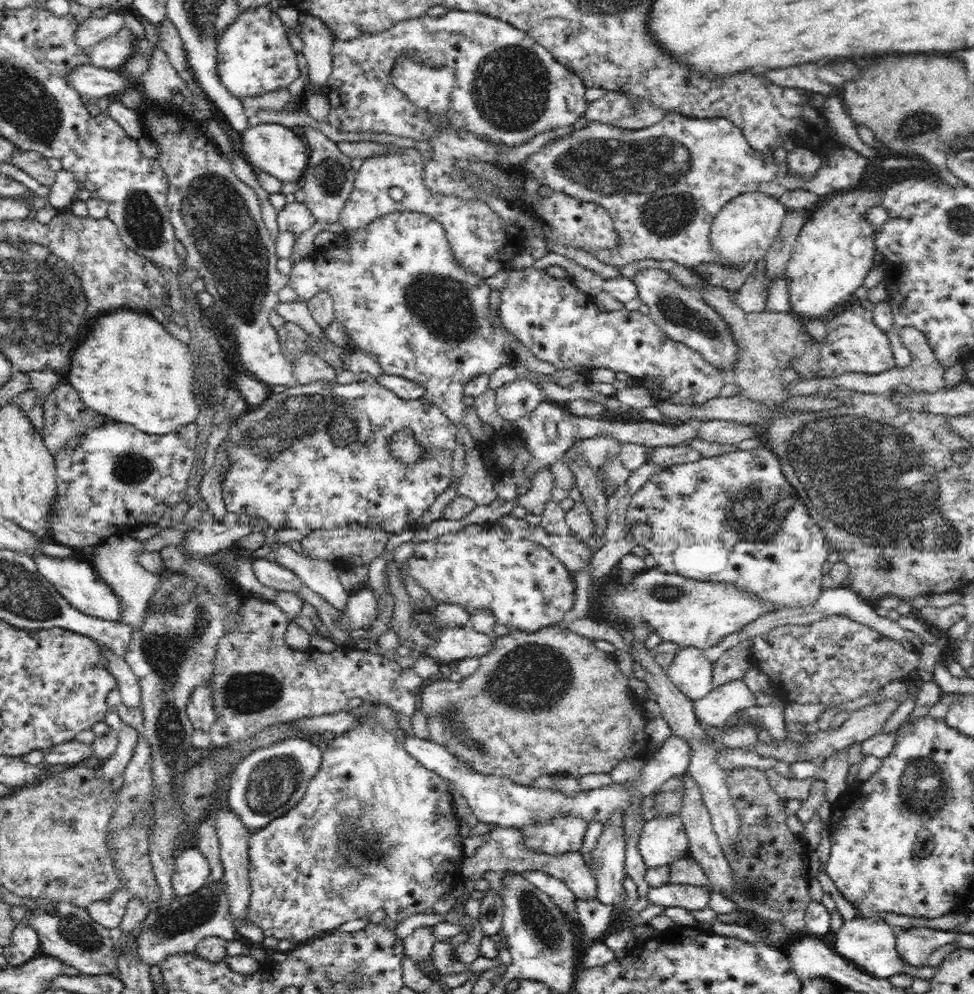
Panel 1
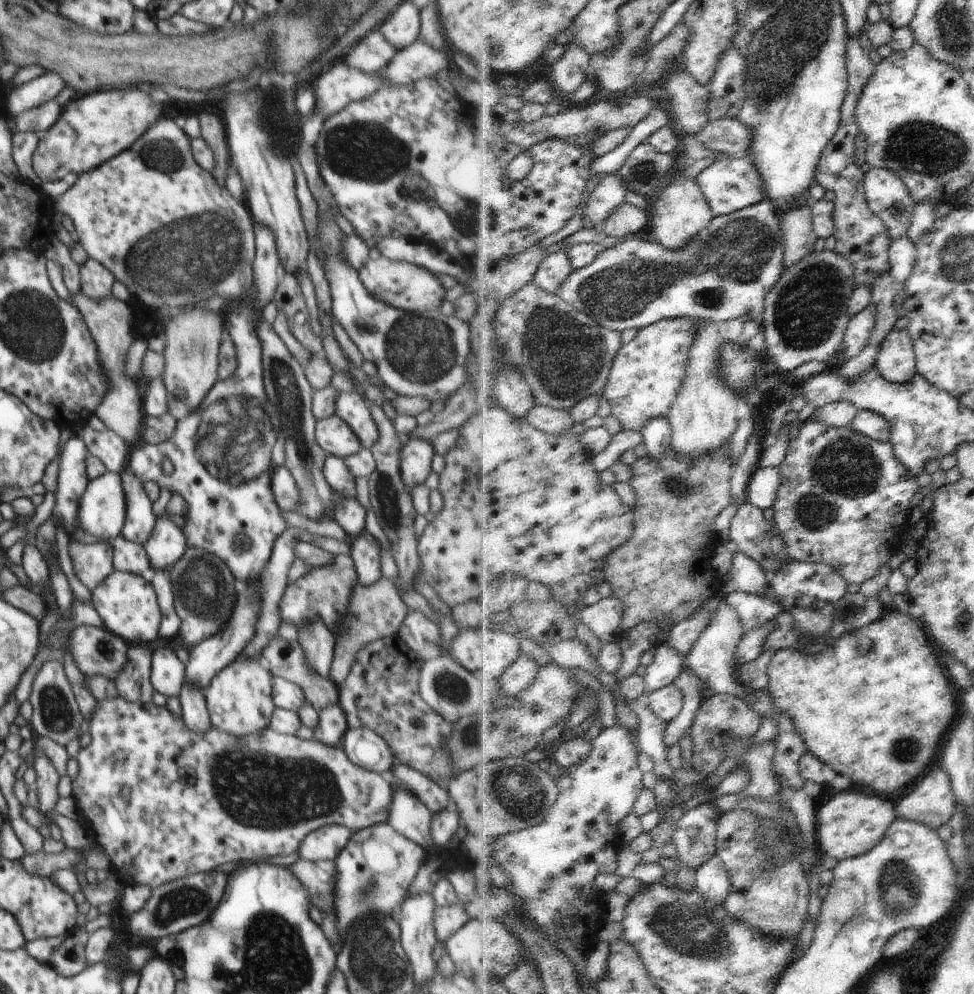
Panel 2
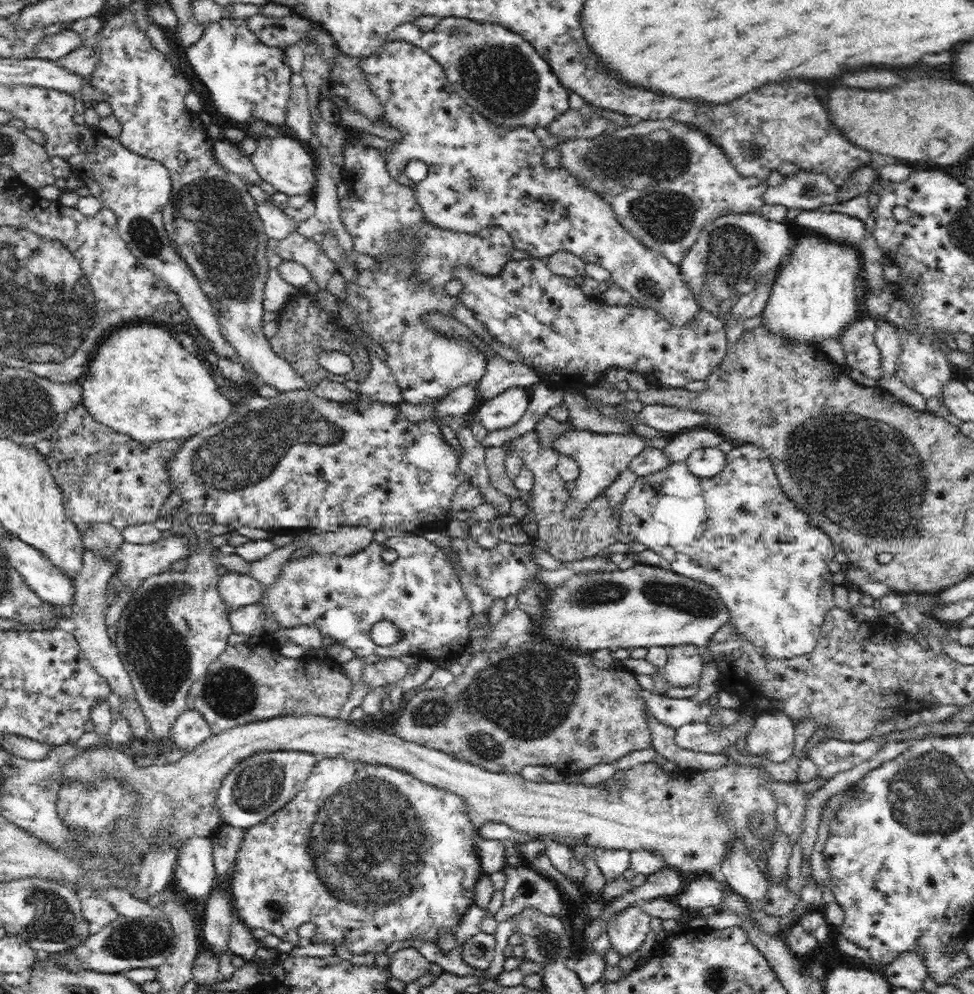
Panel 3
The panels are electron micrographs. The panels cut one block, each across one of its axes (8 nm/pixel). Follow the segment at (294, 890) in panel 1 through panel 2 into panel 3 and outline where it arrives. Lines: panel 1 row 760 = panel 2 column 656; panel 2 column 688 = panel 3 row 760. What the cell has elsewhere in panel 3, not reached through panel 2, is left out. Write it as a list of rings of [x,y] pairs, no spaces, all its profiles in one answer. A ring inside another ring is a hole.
[[[348,754],[319,757],[308,780],[298,791],[298,794],[295,794],[294,798],[286,803],[286,806],[283,806],[262,822],[251,826],[242,836],[237,863],[233,870],[233,876],[228,882],[233,892],[234,904],[237,903],[236,914],[251,929],[263,928],[268,934],[278,936],[282,941],[292,942],[294,945],[305,943],[300,938],[298,930],[306,922],[316,924],[315,935],[309,942],[335,943],[337,946],[347,940],[350,945],[350,952],[377,954],[384,951],[392,942],[410,938],[436,942],[442,933],[446,933],[448,930],[452,932],[456,930],[462,914],[473,903],[476,878],[482,873],[478,870],[476,859],[474,859],[475,837],[473,836],[473,828],[468,821],[466,811],[464,811],[462,799],[458,795],[426,784],[407,770],[382,762],[370,762],[369,759],[351,758]]]

